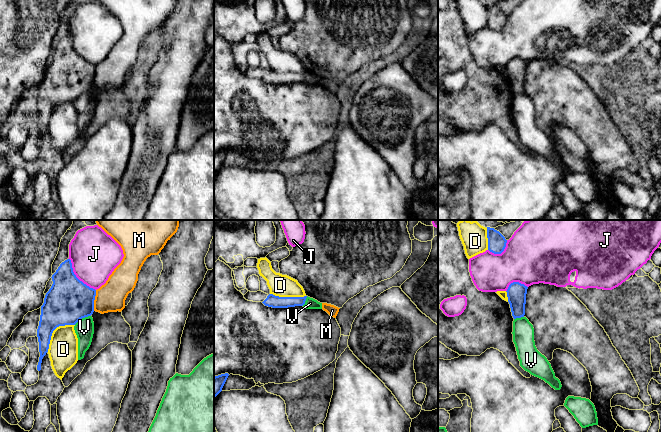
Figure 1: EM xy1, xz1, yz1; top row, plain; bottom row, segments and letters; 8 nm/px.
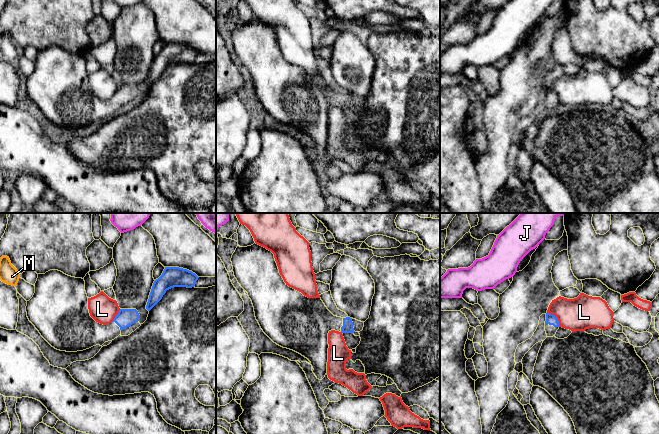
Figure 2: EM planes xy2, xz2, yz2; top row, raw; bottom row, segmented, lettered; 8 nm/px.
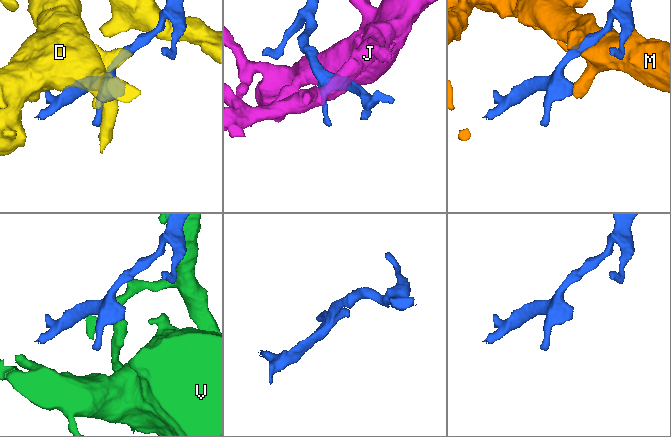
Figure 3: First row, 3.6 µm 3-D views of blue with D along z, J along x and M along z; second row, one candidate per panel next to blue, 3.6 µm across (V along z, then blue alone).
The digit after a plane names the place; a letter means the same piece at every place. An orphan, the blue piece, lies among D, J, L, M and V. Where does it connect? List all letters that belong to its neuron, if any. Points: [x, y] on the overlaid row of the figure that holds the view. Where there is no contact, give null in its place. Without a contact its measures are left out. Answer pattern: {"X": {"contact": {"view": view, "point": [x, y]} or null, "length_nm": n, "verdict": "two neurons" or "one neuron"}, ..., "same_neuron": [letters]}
{"D": {"contact": {"view": "xy1", "point": [53, 330]}, "length_nm": 320, "verdict": "two neurons"}, "J": {"contact": {"view": "xy1", "point": [76, 277]}, "length_nm": 340, "verdict": "two neurons"}, "L": {"contact": {"view": "yz2", "point": [556, 317]}, "length_nm": 160, "verdict": "two neurons"}, "M": {"contact": {"view": "xy1", "point": [94, 299]}, "length_nm": 170, "verdict": "two neurons"}, "V": {"contact": {"view": "xy1", "point": [82, 317]}, "length_nm": 150, "verdict": "two neurons"}, "same_neuron": []}

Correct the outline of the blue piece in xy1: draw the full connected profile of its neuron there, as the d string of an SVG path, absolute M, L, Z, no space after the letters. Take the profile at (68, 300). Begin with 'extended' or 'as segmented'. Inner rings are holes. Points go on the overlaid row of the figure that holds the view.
as segmented; M70 259L62 262L51 278L53 284L41 306L37 329L40 352L38 371L41 370L42 359L48 352L53 331L59 326L75 325L94 312L96 290L76 277Z

